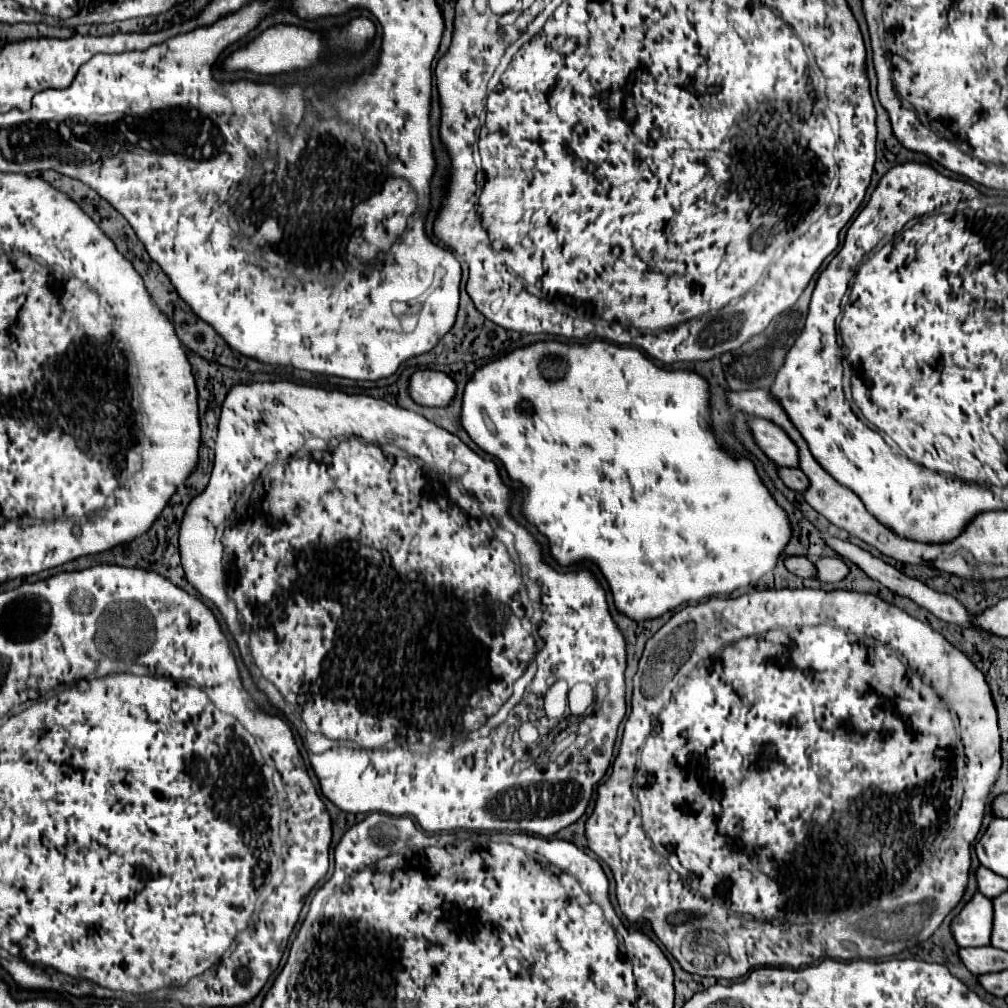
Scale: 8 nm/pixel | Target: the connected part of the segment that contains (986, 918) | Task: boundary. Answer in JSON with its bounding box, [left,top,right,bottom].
[950,893,992,947]

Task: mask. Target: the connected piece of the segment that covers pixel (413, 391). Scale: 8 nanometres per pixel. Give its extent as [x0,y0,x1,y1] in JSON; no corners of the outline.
[410,369,456,407]

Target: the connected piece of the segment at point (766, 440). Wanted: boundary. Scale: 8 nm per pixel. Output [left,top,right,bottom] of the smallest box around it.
[746,419,798,467]

